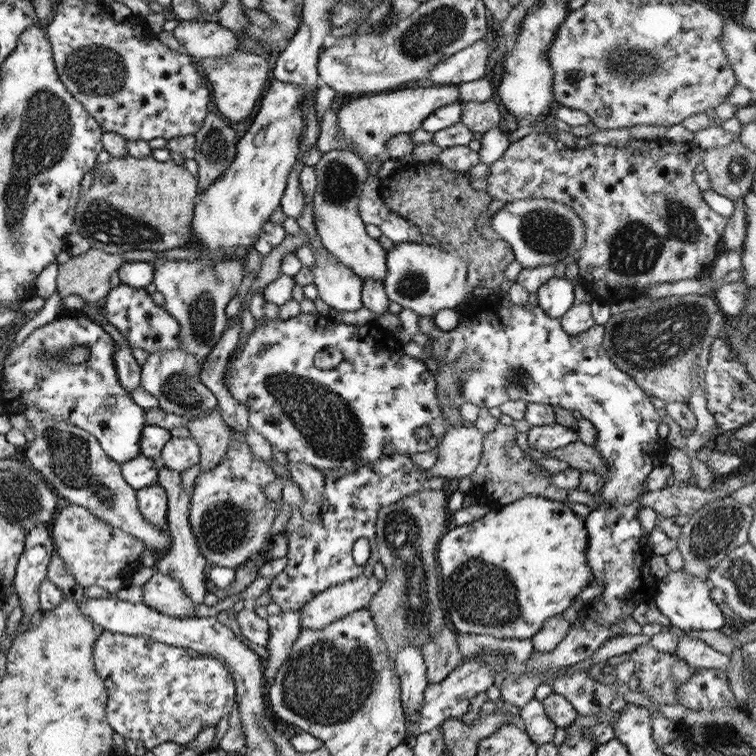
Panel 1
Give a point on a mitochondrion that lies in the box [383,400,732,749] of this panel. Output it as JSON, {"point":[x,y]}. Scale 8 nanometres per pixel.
{"point":[499,605]}

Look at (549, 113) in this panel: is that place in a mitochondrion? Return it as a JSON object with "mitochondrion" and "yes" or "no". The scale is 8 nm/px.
{"mitochondrion":"no"}

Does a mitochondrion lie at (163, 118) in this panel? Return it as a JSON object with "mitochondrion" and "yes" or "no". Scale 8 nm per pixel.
{"mitochondrion":"no"}

